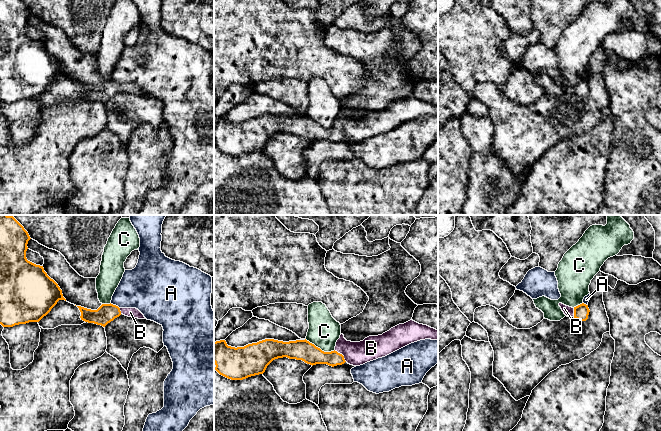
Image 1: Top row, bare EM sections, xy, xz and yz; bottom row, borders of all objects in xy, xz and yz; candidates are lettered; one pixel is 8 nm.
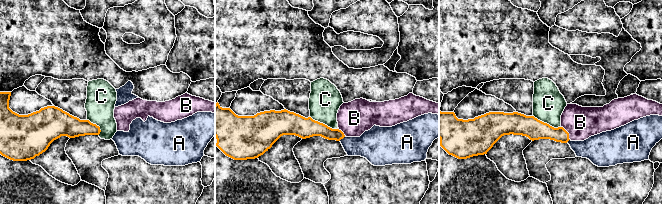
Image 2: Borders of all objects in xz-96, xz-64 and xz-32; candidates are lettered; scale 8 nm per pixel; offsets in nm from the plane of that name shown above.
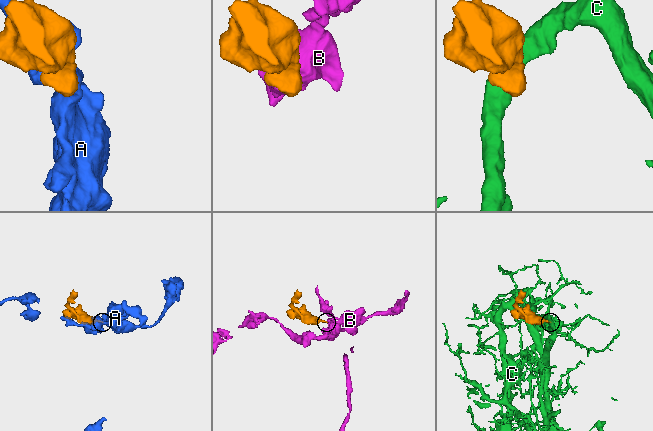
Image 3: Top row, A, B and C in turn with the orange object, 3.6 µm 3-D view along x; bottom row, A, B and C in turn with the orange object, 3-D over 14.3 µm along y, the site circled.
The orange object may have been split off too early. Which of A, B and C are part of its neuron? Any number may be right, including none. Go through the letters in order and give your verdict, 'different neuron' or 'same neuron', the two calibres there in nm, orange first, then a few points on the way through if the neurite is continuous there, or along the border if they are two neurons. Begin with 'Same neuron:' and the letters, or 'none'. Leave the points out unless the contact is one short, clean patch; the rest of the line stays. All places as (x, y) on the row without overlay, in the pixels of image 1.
Same neuron: B
A: different neuron | 150/340 nm | along xy (110, 79), (119, 84)
B: same neuron | 160/190 nm | across xz (310, 130), (341, 130), (363, 128), (371, 124)
C: different neuron | 160/260 nm | along xz (305, 115), (324, 127), (334, 126)

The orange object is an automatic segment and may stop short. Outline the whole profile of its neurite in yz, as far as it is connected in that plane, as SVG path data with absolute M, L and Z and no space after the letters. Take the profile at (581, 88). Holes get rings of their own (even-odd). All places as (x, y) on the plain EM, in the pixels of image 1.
M559 79L559 82L561 83L562 87L567 93L574 93L578 95L579 97L586 97L588 95L590 86L588 84L588 81L584 79L574 84L566 82L562 79Z

